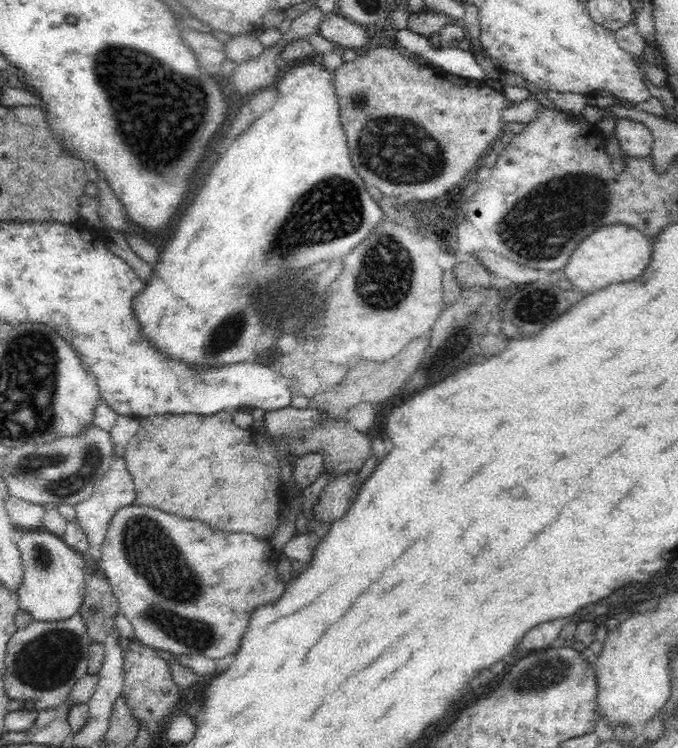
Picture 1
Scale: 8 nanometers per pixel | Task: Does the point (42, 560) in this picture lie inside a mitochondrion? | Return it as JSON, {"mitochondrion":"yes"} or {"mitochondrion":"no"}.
{"mitochondrion":"yes"}

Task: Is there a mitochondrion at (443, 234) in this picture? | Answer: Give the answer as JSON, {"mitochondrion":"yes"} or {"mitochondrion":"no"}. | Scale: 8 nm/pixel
{"mitochondrion":"no"}

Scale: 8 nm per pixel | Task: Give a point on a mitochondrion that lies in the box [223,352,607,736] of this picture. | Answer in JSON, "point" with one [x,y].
{"point":[541,674]}

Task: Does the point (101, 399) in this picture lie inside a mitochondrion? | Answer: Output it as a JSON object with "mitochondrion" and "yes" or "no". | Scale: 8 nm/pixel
{"mitochondrion":"no"}

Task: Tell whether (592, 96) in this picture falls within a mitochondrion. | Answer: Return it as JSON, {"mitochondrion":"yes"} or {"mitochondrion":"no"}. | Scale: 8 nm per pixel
{"mitochondrion":"no"}

